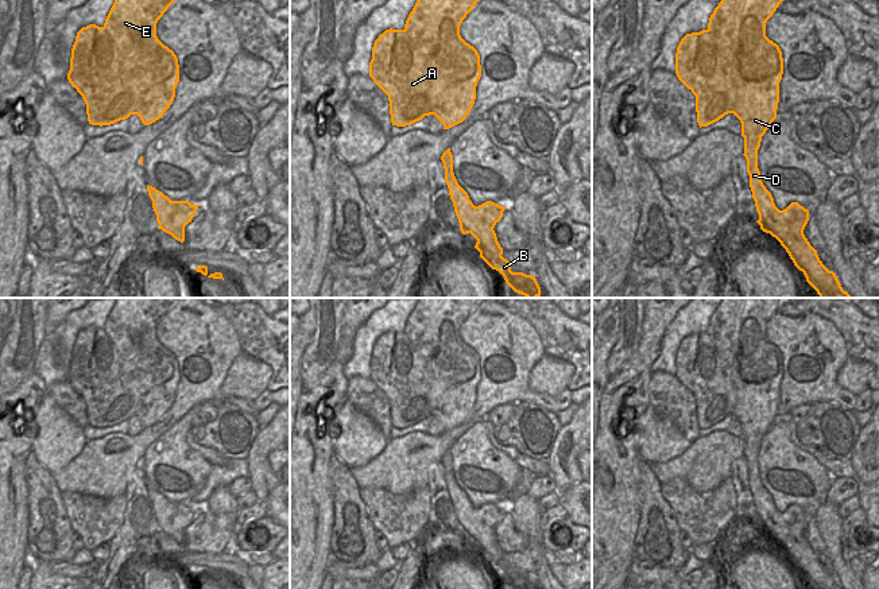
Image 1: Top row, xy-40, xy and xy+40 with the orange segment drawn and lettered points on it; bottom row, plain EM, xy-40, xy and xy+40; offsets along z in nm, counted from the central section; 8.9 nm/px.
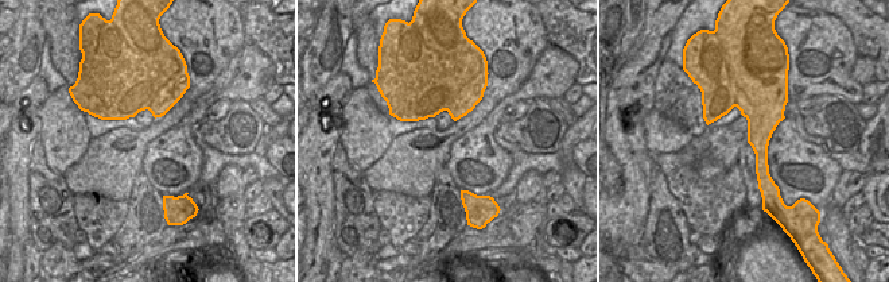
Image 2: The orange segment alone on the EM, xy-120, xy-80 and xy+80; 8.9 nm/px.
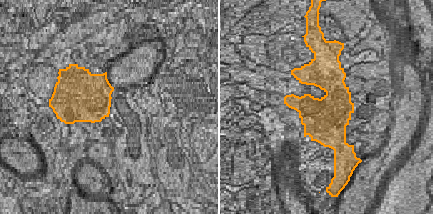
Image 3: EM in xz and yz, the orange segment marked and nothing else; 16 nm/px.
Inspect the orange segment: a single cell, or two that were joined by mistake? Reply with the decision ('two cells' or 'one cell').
two cells

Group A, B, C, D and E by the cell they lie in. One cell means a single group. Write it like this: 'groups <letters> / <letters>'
groups A / B C D E

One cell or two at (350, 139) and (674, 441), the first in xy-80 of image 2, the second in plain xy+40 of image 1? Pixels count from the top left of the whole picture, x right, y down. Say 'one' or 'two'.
one

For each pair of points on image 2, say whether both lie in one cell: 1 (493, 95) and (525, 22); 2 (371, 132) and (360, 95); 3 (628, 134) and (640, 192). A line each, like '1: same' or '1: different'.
1: same
2: same
3: same

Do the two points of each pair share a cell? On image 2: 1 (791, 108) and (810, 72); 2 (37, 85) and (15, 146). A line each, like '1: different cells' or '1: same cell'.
1: different cells
2: same cell

